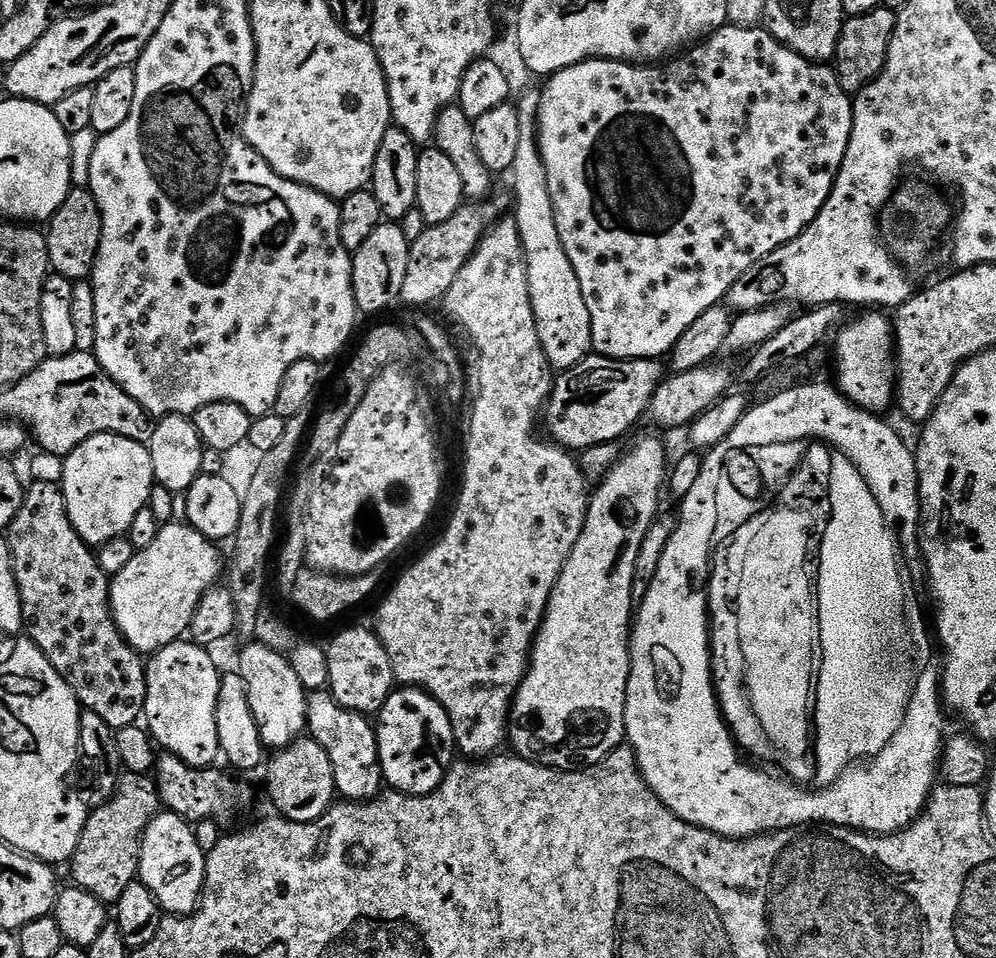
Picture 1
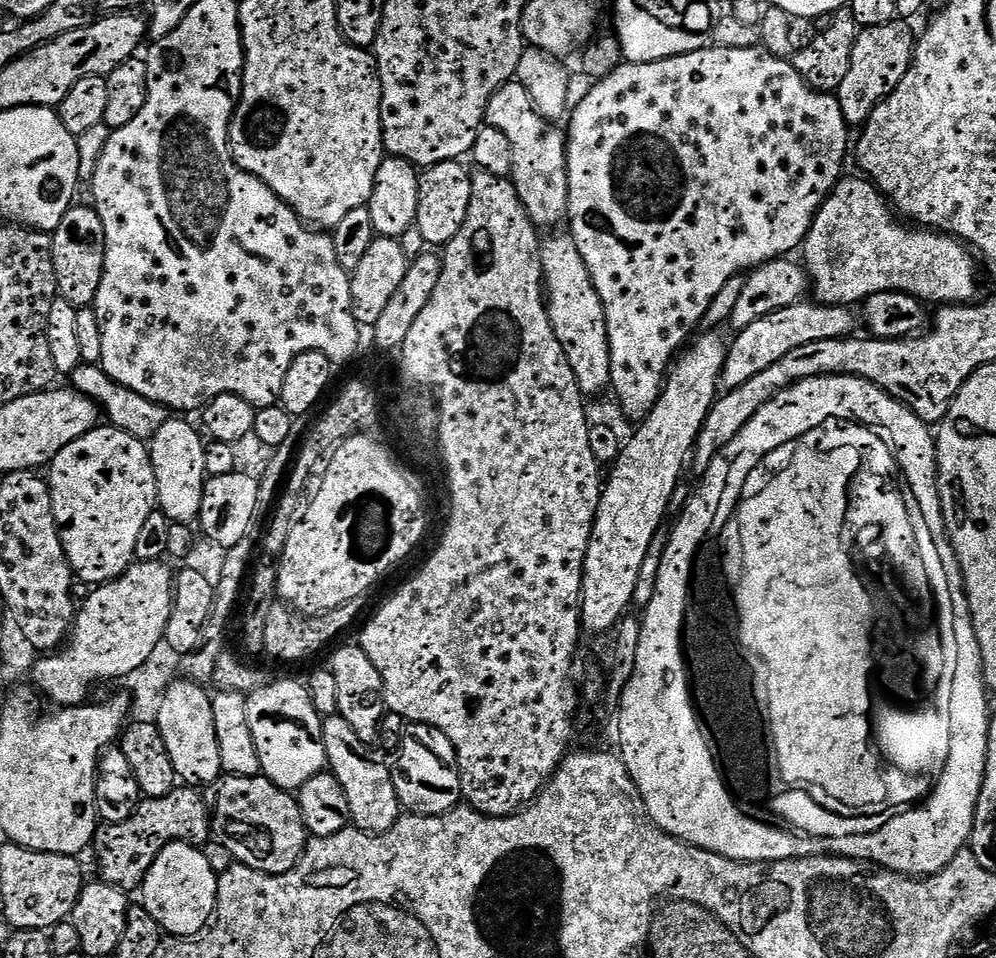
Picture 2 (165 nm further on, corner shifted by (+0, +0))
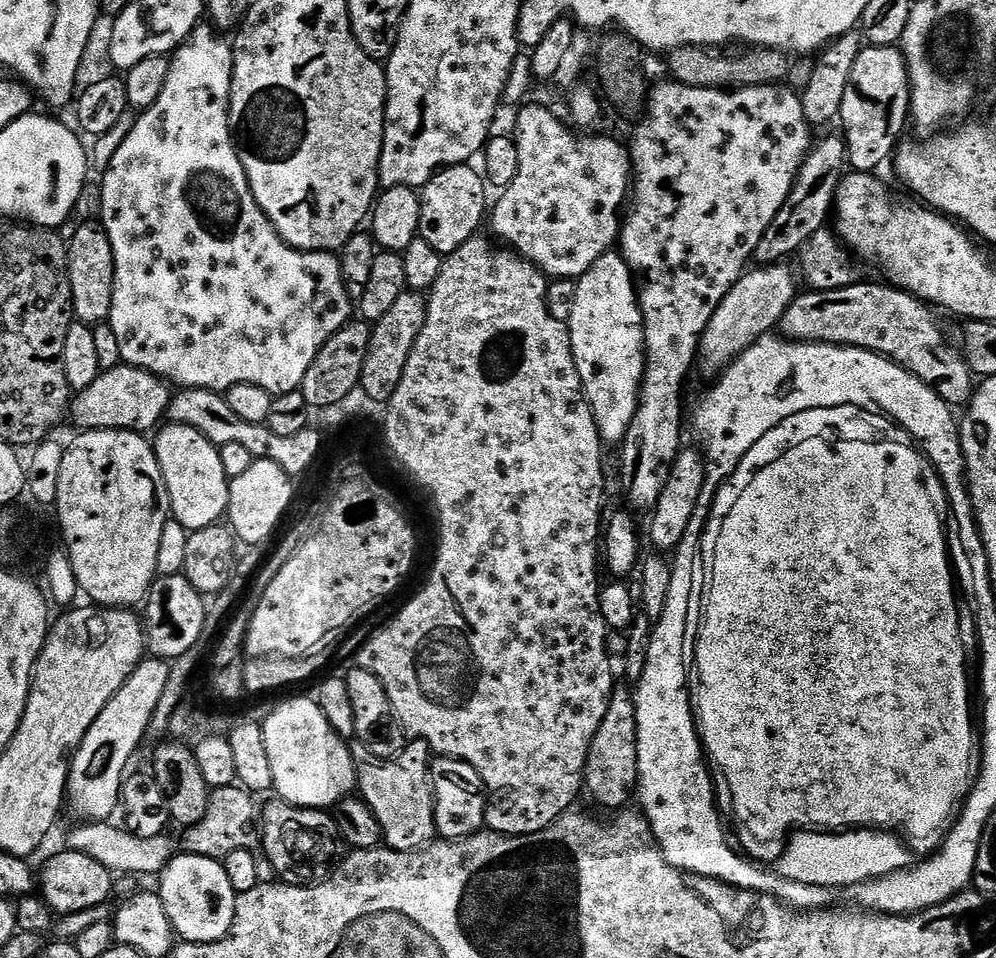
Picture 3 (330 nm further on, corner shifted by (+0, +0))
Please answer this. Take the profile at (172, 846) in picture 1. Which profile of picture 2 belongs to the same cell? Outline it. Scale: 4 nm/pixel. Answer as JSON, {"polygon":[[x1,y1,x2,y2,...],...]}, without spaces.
{"polygon":[[187,841,167,844,155,859,154,866,147,872,140,894,143,894,142,906,159,922,162,930,176,938,194,938,215,917,219,907,219,875,213,870,204,854,204,850]]}

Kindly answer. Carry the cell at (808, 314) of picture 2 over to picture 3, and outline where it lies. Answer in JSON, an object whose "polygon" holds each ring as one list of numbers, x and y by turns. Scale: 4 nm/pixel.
{"polygon":[[859,282,842,289,826,290,825,292,801,291,782,314,778,323,779,331,787,339,797,342,841,344,847,348,865,348,871,352,877,352,879,356,893,360,898,366,902,366,910,374,914,374,919,380,929,384,949,406,967,405,974,391,974,373,968,366,965,353,961,349,959,352,948,341,947,334,940,329,940,324,936,321,935,314,937,313,929,305,902,288,895,287,888,282,883,283]]}

